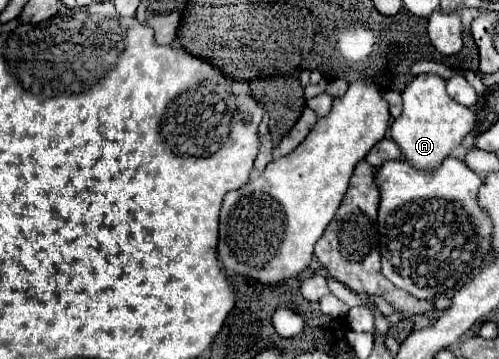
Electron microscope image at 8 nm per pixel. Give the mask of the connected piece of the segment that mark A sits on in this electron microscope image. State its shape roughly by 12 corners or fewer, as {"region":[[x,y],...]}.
{"region":[[416,76],[392,122],[402,158],[434,172],[474,128],[444,78]]}

